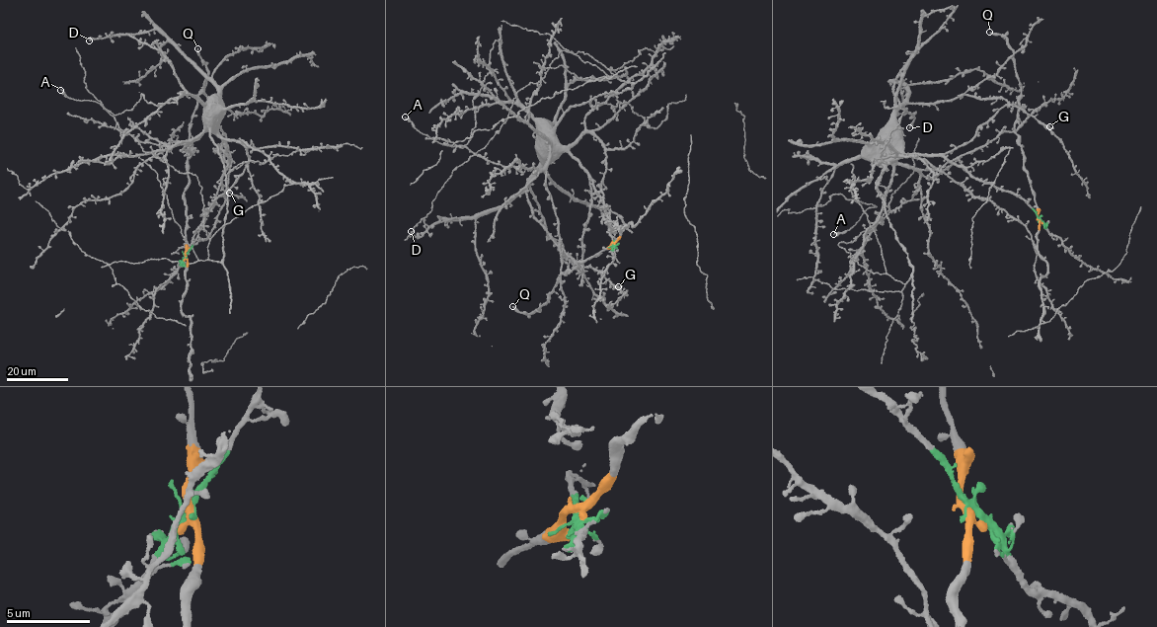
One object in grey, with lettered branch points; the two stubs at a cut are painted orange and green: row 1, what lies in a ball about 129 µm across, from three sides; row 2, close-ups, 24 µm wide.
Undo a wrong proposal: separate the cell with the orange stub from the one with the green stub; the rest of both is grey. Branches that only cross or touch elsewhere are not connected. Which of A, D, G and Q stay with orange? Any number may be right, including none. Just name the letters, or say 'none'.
Q

